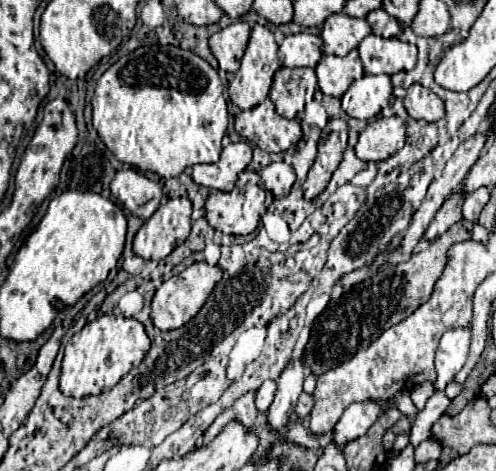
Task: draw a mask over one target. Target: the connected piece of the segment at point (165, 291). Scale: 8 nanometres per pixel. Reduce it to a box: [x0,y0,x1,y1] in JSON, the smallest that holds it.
[151,261,221,331]

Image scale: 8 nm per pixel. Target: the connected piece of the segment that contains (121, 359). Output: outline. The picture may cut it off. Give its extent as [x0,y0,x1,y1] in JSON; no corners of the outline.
[59,315,151,397]

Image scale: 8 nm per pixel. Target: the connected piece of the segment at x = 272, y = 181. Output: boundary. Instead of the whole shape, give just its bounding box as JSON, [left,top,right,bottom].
[259,161,295,199]

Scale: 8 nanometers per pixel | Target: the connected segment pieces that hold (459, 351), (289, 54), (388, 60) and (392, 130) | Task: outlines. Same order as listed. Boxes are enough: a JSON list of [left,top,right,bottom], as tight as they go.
[[435,327,471,389],[279,33,323,67],[357,35,417,75],[355,115,405,161]]

